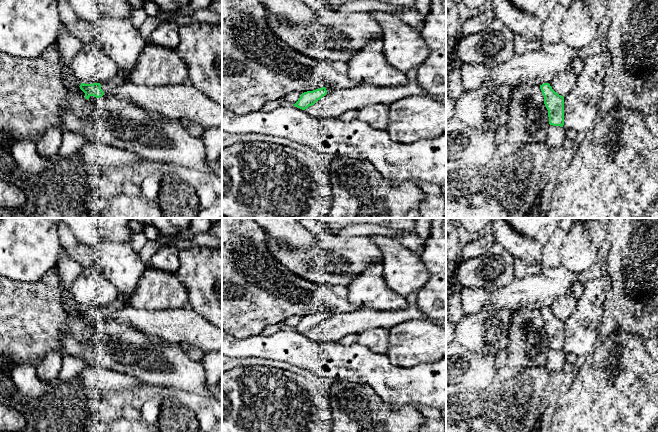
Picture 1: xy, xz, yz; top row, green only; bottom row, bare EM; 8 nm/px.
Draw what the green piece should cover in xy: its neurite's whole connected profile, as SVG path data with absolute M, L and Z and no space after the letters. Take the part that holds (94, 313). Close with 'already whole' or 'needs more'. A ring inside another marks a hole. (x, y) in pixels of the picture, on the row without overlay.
M118 293L116 299L106 306L103 306L101 308L100 307L93 307L93 308L81 307L79 311L85 317L85 322L87 324L89 323L90 320L100 322L105 317L107 317L110 313L123 307L127 302L127 300L128 300L127 297L123 293Z | needs more

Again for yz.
M549 307L540 309L544 320L544 328L548 334L549 348L563 351L564 349L564 321L556 317Z | already whole

